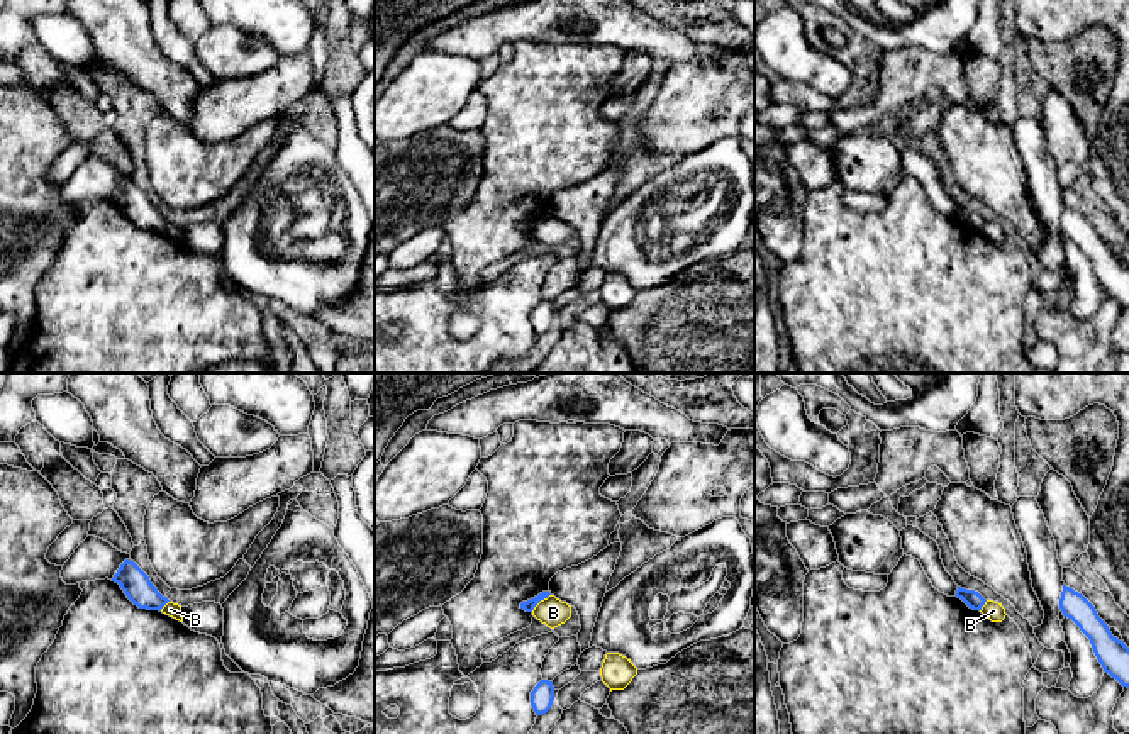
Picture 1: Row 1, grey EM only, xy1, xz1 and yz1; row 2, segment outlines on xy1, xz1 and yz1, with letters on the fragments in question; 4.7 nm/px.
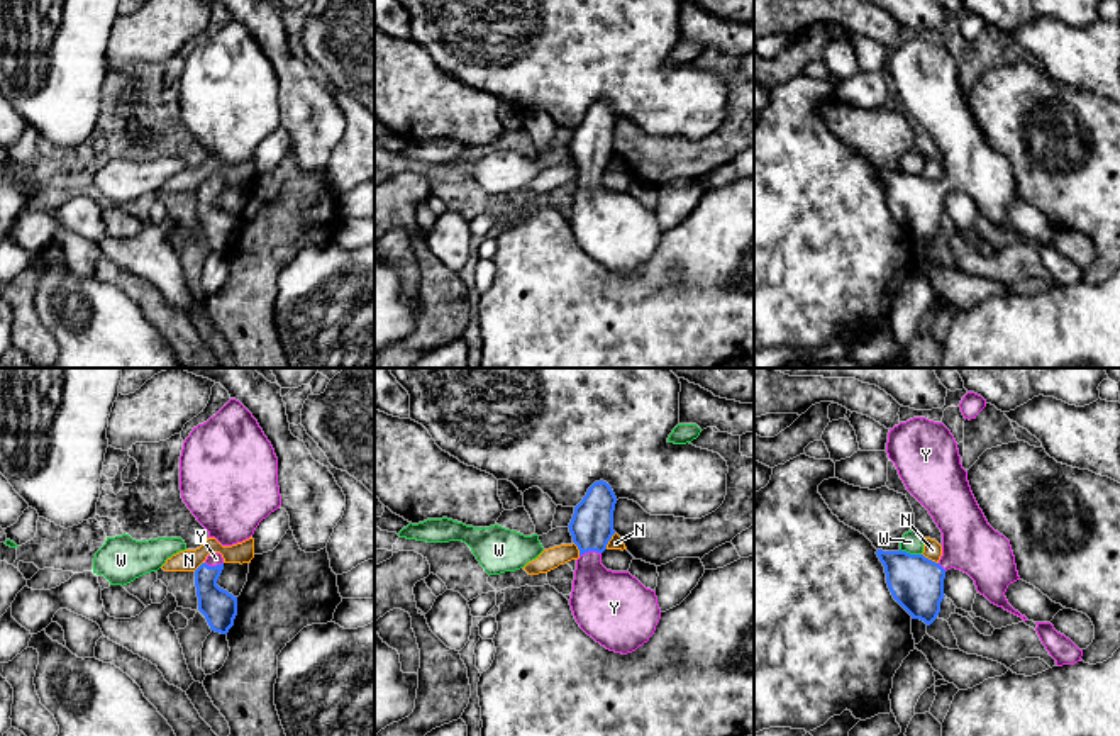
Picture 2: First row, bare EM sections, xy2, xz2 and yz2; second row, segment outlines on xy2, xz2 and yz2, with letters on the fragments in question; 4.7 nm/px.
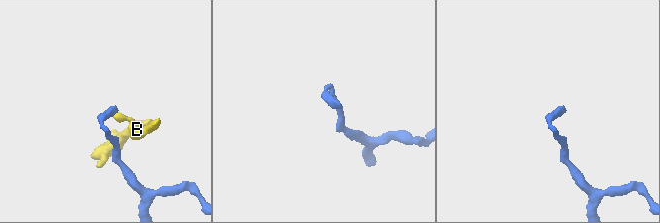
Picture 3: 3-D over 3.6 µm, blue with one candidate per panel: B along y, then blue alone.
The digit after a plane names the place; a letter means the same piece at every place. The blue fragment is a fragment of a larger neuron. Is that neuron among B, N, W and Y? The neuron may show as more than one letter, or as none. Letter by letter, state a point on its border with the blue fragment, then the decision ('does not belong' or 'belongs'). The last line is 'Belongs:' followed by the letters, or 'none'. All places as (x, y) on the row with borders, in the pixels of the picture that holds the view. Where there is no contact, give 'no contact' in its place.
B: meets blue in xz1 at (539, 600); does not belong
N: meets blue in xz2 at (609, 540); does not belong
W: meets blue in yz2 at (909, 553); does not belong
Y: meets blue in xz2 at (590, 550); belongs
Belongs: Y

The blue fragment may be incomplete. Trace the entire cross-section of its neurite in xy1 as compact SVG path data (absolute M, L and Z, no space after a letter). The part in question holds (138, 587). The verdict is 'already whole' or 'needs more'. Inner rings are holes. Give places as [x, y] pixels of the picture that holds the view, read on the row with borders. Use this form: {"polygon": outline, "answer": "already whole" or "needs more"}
{"polygon": "M125 559L112 581L119 583L127 598L139 609L161 612L170 602L158 592L149 576L134 561Z", "answer": "already whole"}

